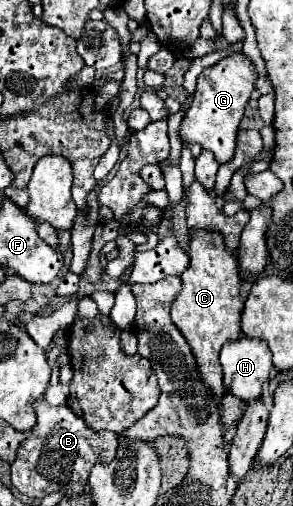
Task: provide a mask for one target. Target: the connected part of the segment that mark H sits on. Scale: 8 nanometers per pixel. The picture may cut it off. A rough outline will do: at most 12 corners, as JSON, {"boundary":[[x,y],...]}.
{"boundary":[[242,336],[222,348],[228,392],[248,404],[270,380],[266,342]]}

